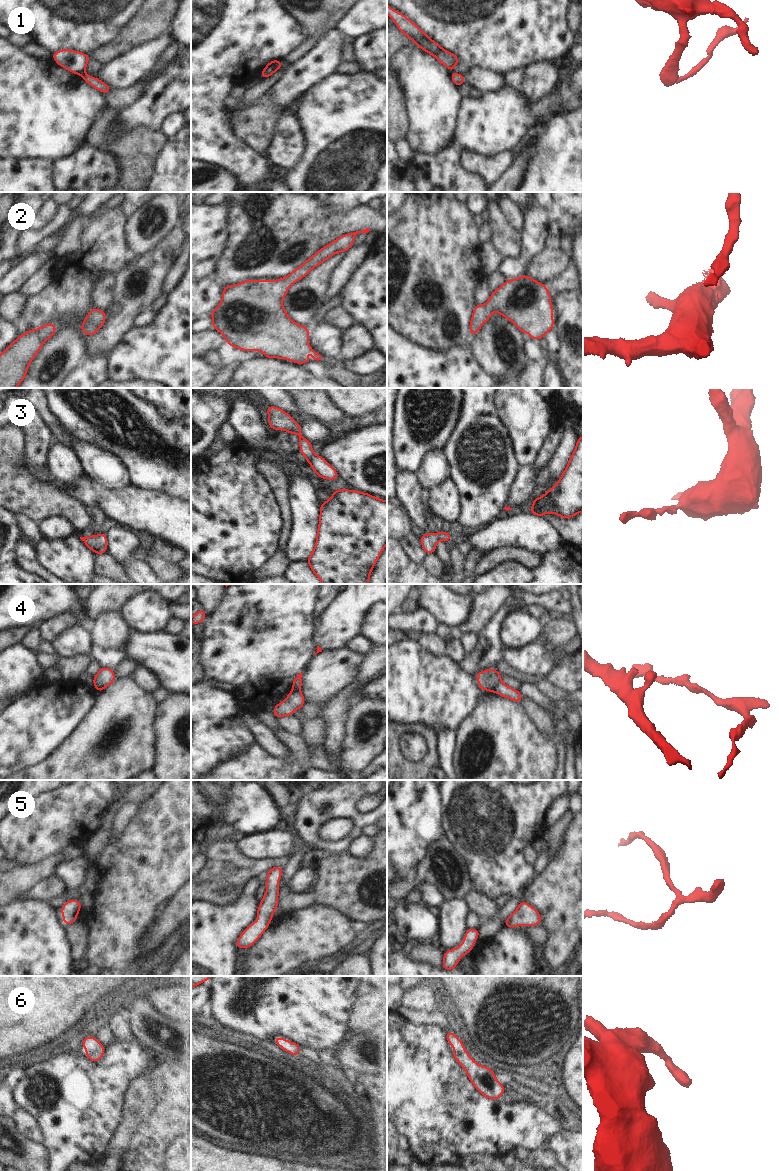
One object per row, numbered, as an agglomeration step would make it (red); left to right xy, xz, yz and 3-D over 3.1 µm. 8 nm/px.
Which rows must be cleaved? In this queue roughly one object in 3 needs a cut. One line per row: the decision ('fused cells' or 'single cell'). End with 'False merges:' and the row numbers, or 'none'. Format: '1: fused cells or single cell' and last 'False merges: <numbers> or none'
1: fused cells
2: single cell
3: single cell
4: fused cells
5: single cell
6: single cell
False merges: 1, 4

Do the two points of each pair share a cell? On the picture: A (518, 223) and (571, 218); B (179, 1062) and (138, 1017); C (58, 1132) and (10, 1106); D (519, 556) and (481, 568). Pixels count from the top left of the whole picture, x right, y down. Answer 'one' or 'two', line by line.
A: two
B: one
C: two
D: one

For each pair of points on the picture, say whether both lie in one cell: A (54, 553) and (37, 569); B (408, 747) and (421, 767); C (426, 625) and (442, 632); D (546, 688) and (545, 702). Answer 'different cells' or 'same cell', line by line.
A: different cells
B: different cells
C: different cells
D: different cells

